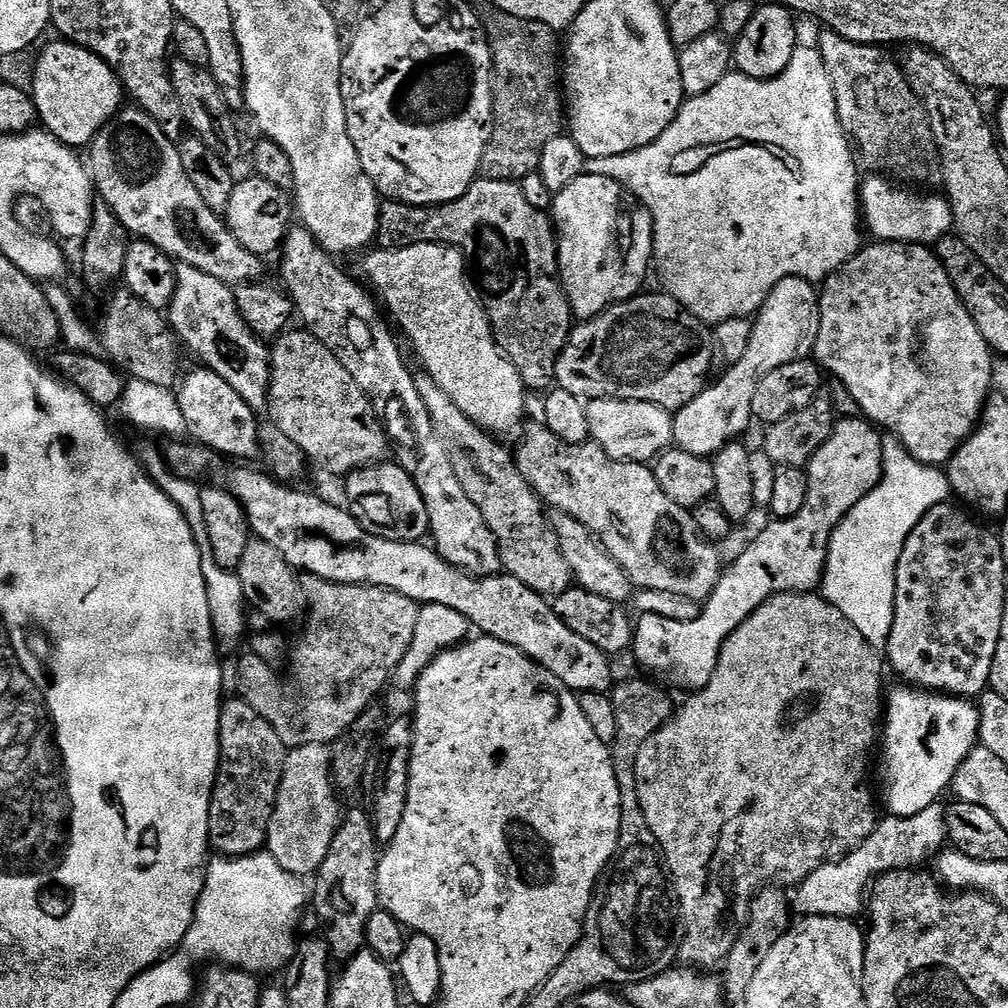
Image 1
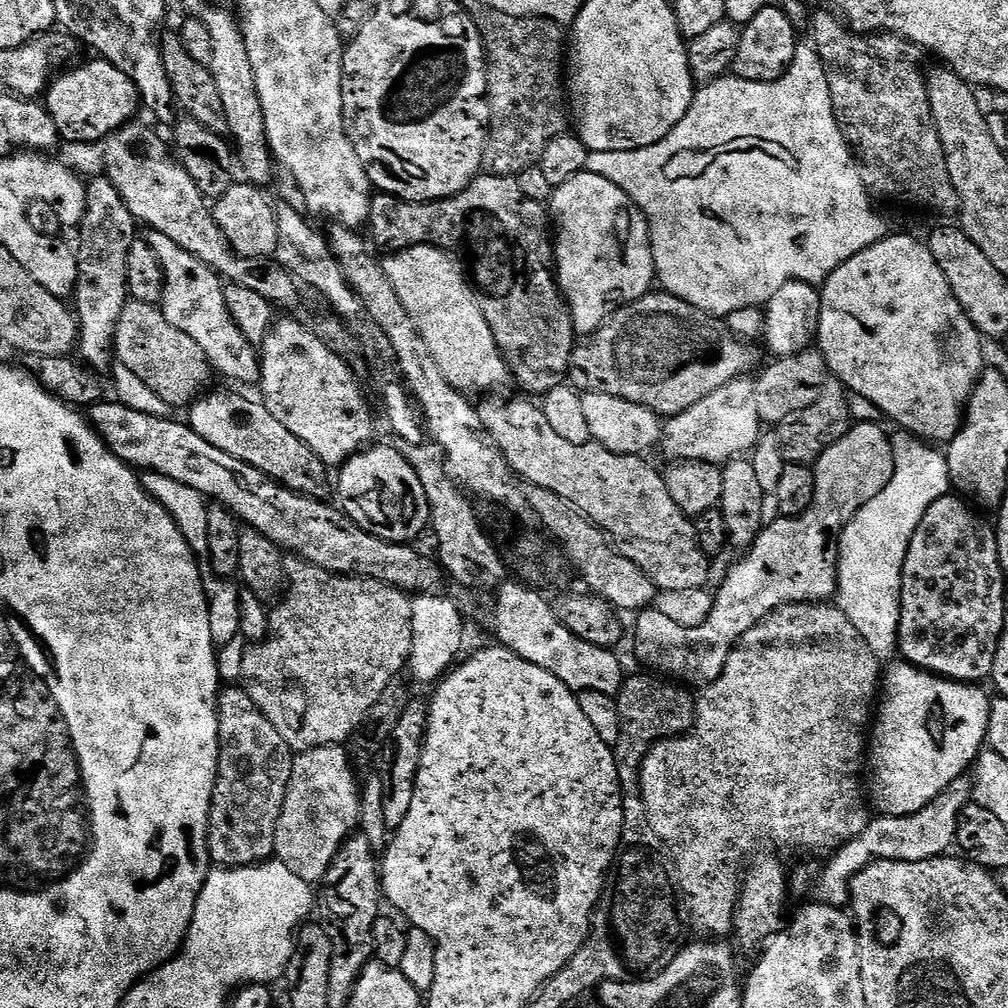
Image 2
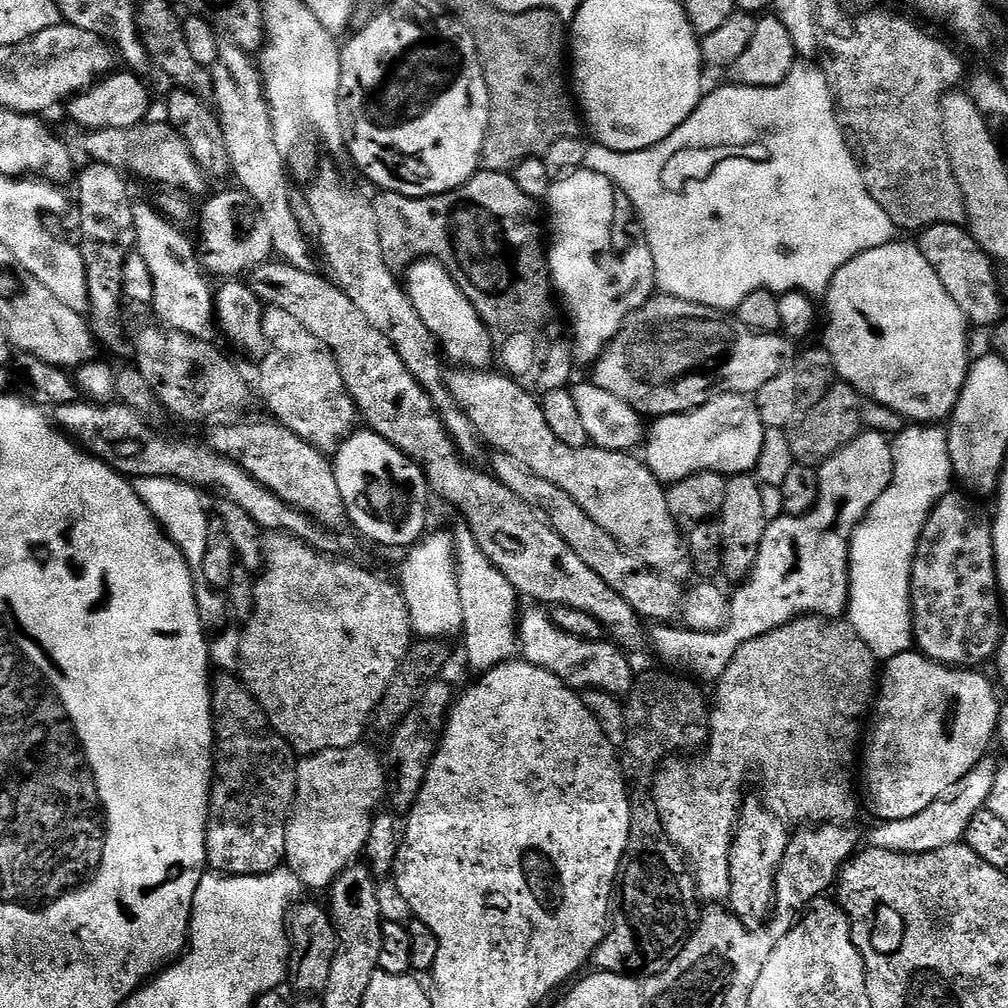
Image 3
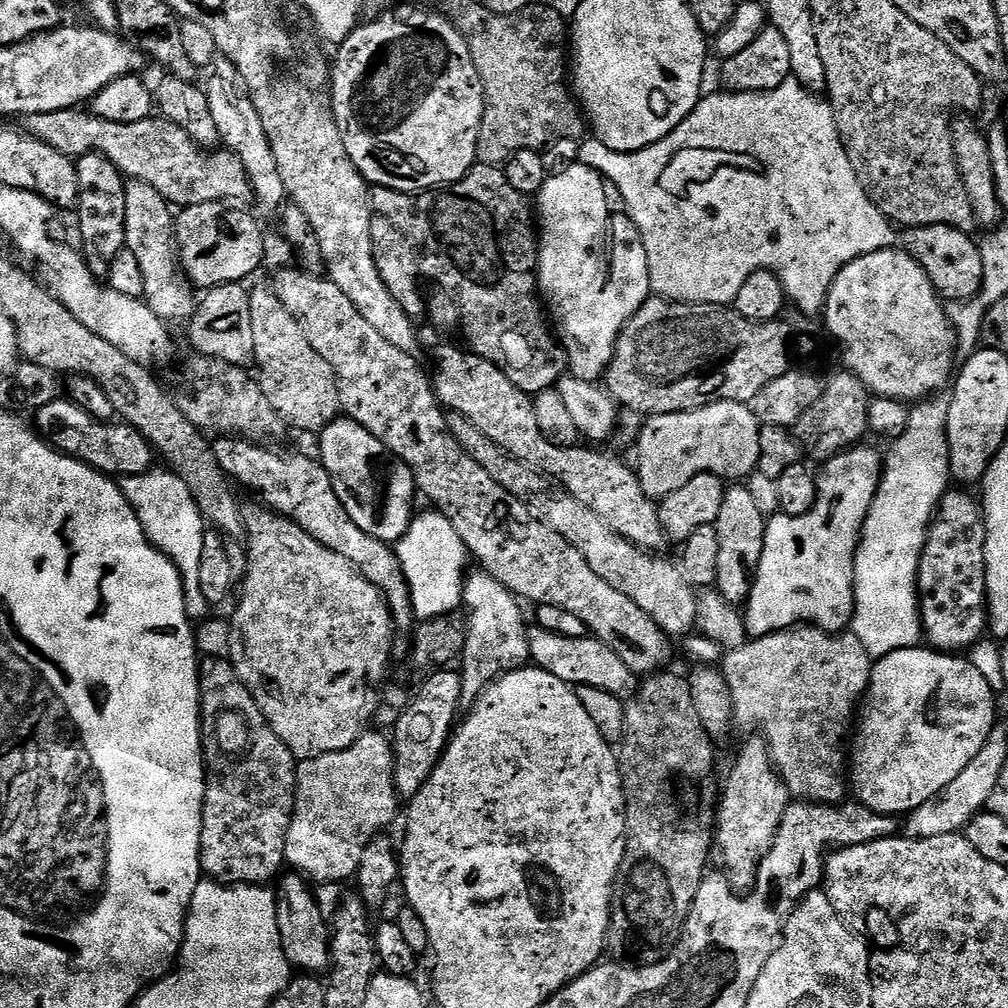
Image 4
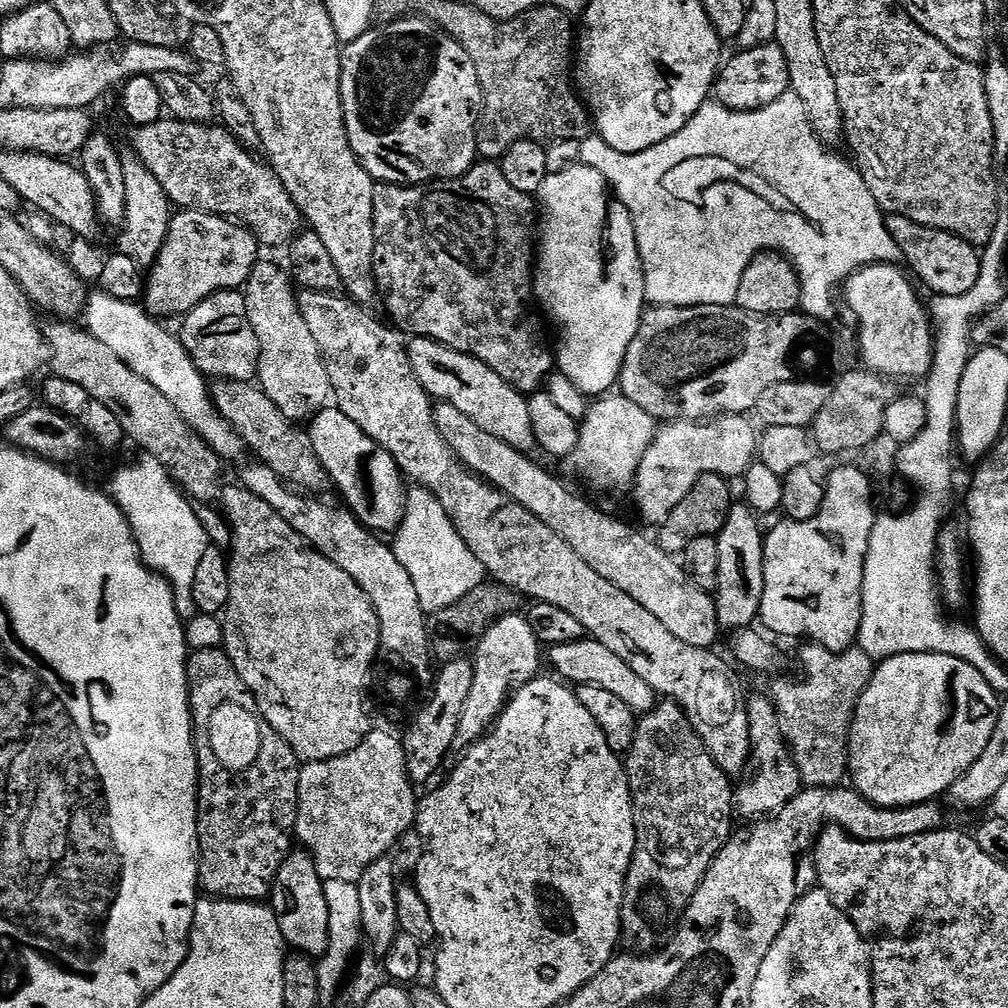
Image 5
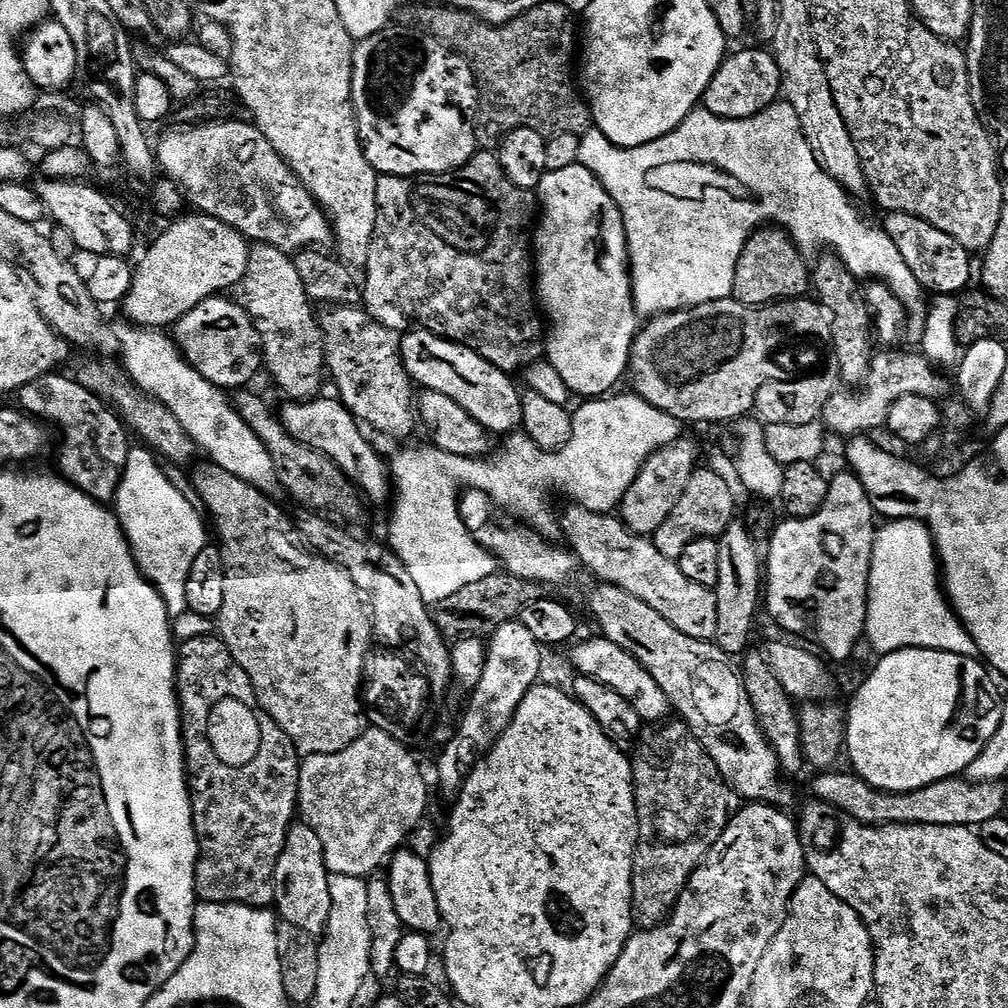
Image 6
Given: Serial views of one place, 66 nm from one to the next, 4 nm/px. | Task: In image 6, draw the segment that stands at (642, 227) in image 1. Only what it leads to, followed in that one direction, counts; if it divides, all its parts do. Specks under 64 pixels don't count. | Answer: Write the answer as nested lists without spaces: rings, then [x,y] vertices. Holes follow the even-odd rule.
[[[576,163],[565,166],[563,170],[554,170],[545,174],[538,189],[538,223],[534,228],[534,292],[538,297],[539,307],[546,317],[546,359],[558,370],[562,382],[566,382],[569,393],[580,395],[580,398],[603,398],[613,391],[612,388],[620,379],[625,379],[628,371],[628,359],[632,353],[632,343],[636,340],[638,331],[638,313],[632,297],[632,274],[628,263],[628,239],[624,229],[624,219],[608,191],[586,170],[586,166]]]

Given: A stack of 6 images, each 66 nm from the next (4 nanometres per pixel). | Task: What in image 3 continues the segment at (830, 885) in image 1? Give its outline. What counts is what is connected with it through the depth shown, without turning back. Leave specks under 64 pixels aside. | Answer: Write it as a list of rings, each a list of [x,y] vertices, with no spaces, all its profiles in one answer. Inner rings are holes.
[[[985,758],[970,770],[946,794],[934,798],[922,814],[914,814],[914,818],[902,818],[901,820],[885,820],[877,823],[872,832],[871,847],[890,850],[891,852],[905,852],[906,854],[922,854],[930,850],[940,850],[942,846],[958,844],[963,841],[966,834],[966,826],[970,826],[970,818],[974,814],[985,811],[990,789],[994,786],[994,774],[996,773],[997,761]]]

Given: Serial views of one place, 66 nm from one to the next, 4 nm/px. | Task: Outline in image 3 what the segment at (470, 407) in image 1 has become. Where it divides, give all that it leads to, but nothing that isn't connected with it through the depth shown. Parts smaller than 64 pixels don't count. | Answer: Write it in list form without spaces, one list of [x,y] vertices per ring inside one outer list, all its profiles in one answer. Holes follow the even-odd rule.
[[[430,259],[417,260],[415,264],[408,265],[402,283],[418,318],[422,318],[426,330],[430,330],[439,344],[441,353],[449,361],[452,359],[453,365],[484,370],[491,365],[488,363],[493,363],[492,339],[482,318],[478,318],[478,310],[474,310],[466,294],[462,294],[454,278],[443,266]]]

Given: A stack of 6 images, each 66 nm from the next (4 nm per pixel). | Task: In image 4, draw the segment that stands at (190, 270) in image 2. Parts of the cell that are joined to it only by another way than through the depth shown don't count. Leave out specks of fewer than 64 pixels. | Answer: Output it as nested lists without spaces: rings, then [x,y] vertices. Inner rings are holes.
[[[128,180],[126,183],[124,247],[130,250],[130,254],[136,255],[142,275],[146,277],[146,290],[142,298],[150,306],[150,310],[154,310],[154,314],[158,314],[158,318],[165,322],[191,321],[196,313],[198,296],[180,267],[173,205],[169,204],[162,194],[158,194],[154,186],[141,180]]]

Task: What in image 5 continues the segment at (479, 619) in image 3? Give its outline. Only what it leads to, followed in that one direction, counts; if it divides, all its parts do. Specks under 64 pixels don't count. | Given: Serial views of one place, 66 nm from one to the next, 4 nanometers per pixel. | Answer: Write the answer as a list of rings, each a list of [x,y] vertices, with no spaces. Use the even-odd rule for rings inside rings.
[[[520,614],[501,616],[475,641],[474,687],[470,690],[470,698],[466,698],[466,710],[462,710],[462,722],[456,735],[456,743],[461,749],[468,749],[491,729],[516,689],[541,675],[540,651],[540,639],[534,630],[530,630],[528,619]]]

